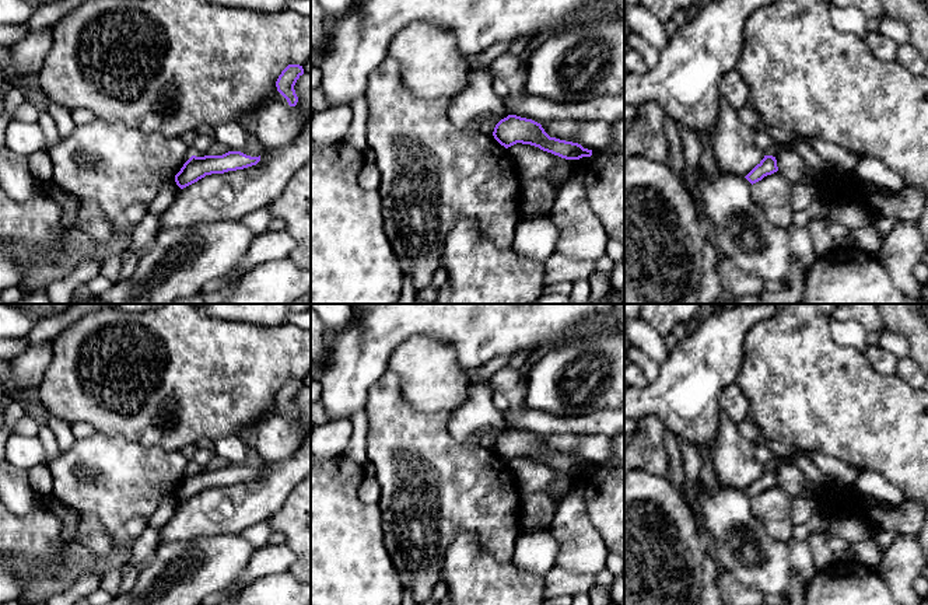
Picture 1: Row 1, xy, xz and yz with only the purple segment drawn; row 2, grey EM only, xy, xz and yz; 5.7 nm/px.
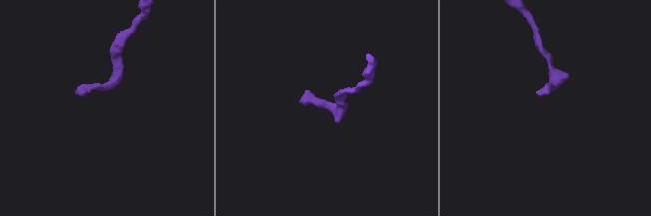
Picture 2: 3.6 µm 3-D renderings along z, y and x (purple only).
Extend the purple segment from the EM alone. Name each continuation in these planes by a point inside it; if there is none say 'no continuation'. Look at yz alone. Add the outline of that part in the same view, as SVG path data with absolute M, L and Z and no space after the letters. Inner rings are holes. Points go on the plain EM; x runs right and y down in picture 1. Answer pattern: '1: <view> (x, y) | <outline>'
1: yz (732, 455) | M725 412L719 413L719 431L710 455L718 479L735 490L746 490L766 469L754 458L753 444Z

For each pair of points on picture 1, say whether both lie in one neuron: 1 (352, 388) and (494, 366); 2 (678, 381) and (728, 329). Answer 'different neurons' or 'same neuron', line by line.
1: different neurons
2: same neuron

